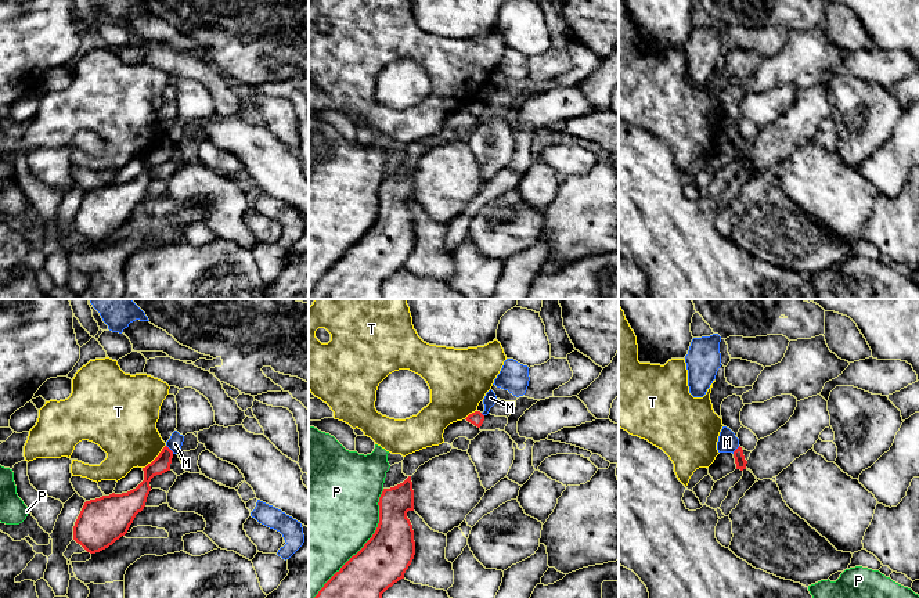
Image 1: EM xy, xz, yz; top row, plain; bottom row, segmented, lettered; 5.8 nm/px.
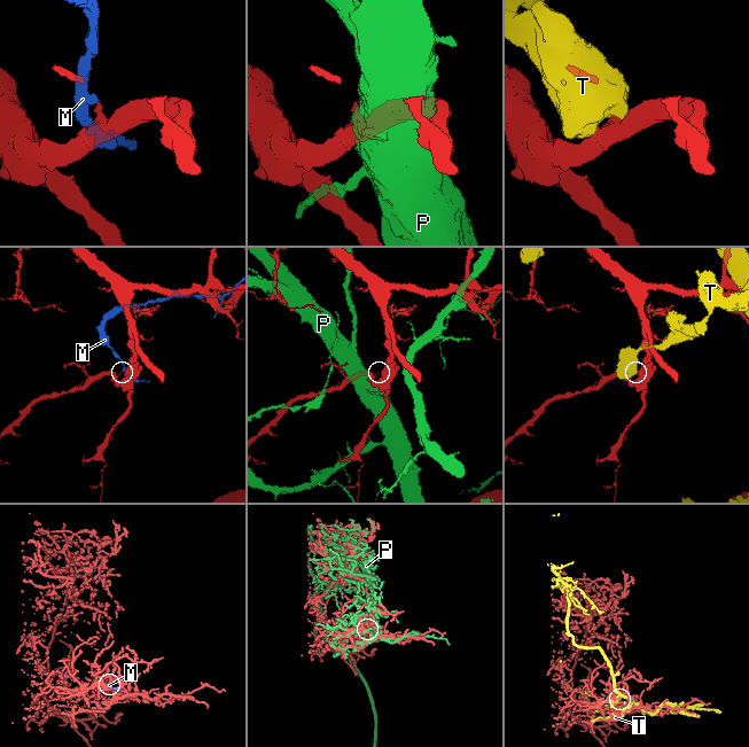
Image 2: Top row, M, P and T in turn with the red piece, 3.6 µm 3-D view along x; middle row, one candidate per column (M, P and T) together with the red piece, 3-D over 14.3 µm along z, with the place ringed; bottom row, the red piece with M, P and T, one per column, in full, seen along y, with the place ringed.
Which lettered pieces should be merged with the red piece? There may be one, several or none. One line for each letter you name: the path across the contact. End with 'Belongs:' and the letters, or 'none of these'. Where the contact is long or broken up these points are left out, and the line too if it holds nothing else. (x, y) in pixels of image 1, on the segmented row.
Belongs: none of these

